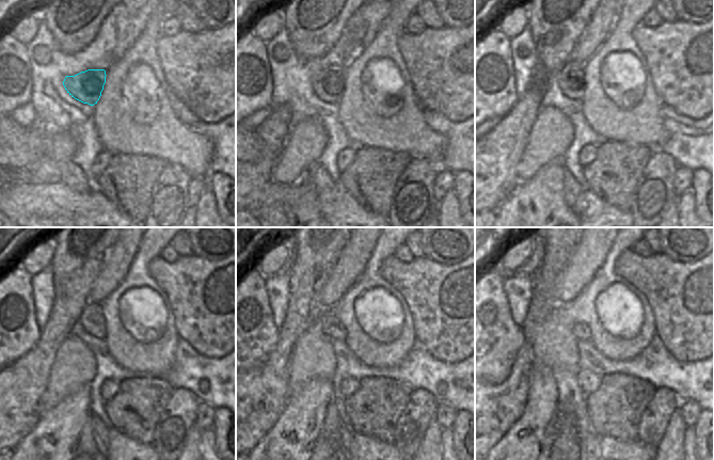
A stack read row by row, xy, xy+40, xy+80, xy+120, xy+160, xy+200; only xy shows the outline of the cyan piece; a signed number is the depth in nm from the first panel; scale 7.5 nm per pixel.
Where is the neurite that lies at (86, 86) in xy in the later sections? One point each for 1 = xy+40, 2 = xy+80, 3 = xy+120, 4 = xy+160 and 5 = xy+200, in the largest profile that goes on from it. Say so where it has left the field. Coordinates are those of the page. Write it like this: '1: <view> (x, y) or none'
1: xy+40 (328, 84)
2: xy+80 (570, 79)
3: xy+120 (92, 319)
4: xy+160 (330, 323)
5: xy+200 (580, 331)

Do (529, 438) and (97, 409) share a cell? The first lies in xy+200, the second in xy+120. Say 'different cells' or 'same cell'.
different cells

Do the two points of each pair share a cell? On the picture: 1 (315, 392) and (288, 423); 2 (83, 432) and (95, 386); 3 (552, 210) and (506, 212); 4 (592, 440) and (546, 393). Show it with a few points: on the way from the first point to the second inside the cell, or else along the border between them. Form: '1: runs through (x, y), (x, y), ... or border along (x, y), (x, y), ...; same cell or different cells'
1: runs through (312, 399), (296, 415); same cell
2: border along (88, 387), (91, 412); different cells
3: runs through (540, 212), (518, 212); same cell
4: border along (591, 431), (587, 437), (585, 448); different cells

